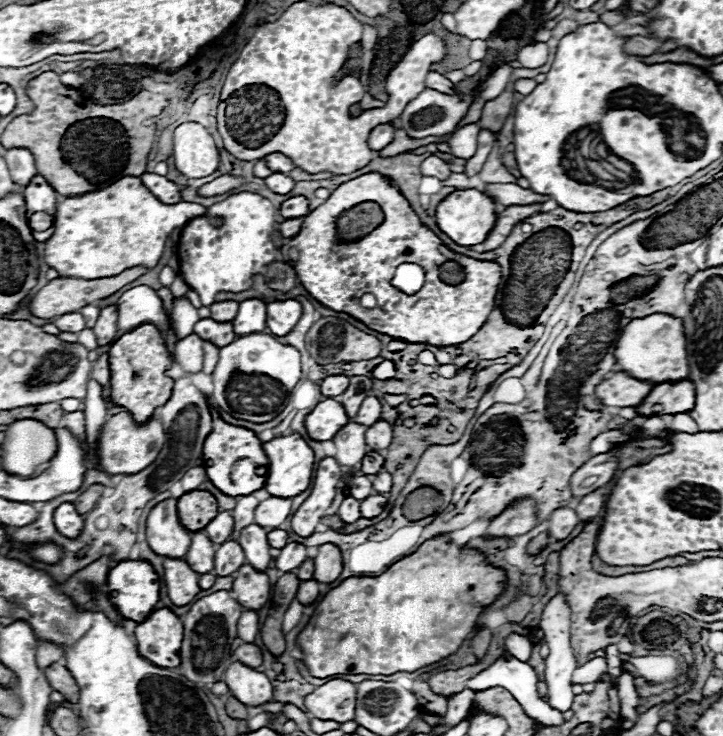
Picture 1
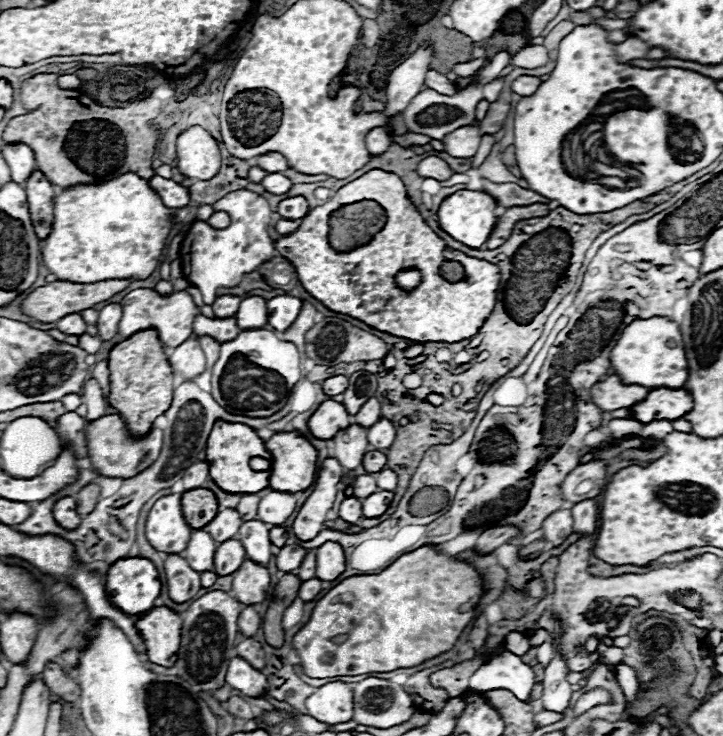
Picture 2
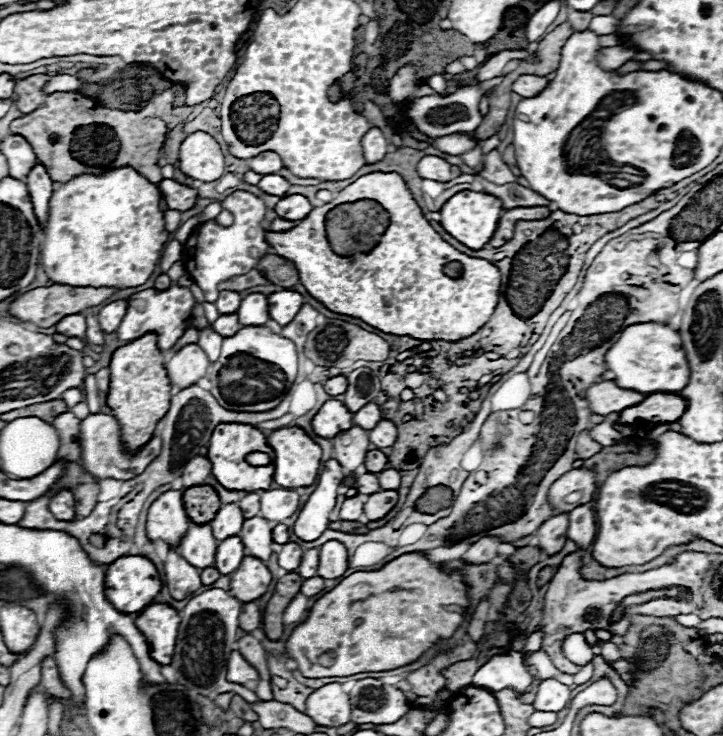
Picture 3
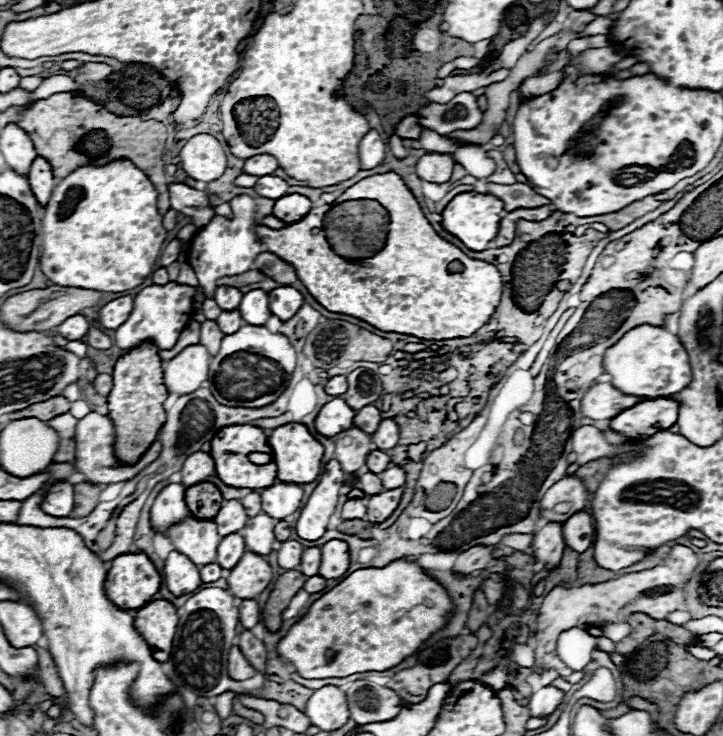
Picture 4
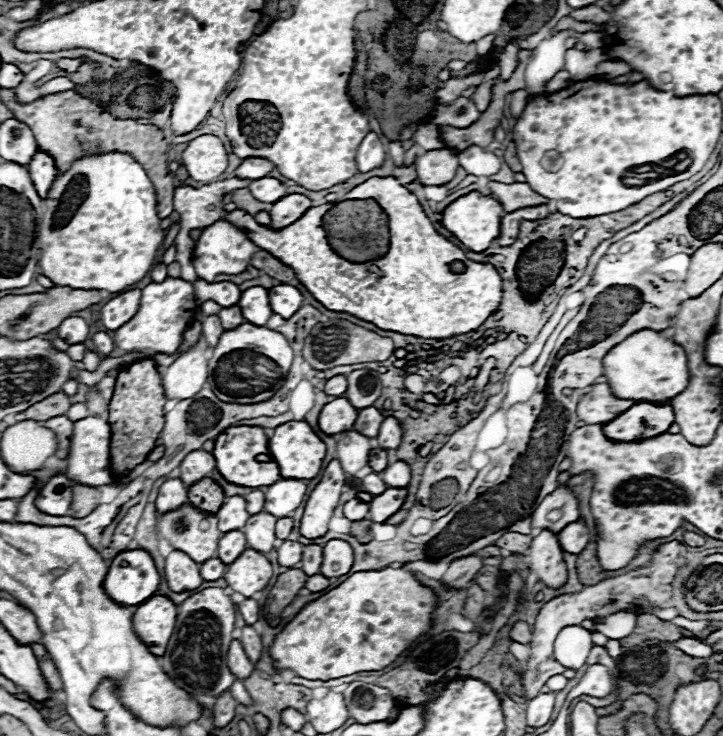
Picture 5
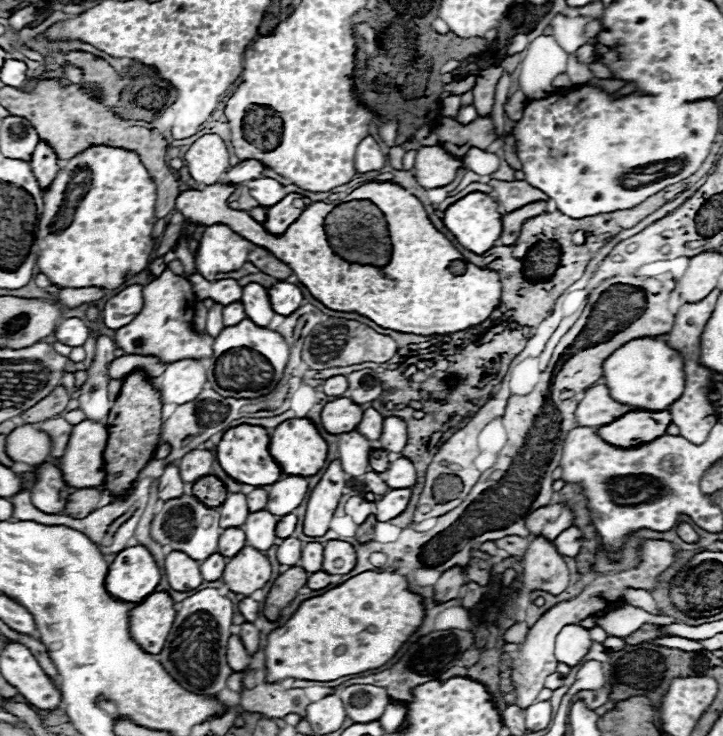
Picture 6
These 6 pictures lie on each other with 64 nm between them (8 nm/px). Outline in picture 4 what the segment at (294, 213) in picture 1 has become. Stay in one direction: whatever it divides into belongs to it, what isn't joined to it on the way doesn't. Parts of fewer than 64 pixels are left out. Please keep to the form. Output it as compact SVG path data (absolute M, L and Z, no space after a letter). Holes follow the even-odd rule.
M288 194L276 200L274 216L286 224L292 224L312 210L312 202L302 194Z

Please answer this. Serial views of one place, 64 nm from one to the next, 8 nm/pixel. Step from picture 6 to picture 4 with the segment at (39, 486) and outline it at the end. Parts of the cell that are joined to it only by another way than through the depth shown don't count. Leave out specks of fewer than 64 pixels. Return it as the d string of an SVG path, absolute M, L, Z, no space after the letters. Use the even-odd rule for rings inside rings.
M58 482L54 484L42 502L42 510L50 516L58 516L58 518L66 518L72 514L74 508L74 492L72 492L72 484L70 482Z

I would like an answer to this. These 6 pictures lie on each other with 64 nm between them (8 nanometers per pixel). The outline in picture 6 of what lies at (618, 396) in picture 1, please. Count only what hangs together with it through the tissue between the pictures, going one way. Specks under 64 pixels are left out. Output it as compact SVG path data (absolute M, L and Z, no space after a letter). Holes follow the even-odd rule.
M598 384L586 390L586 396L576 408L576 420L580 426L598 428L624 416L628 410L630 408L626 408L626 404L618 404L610 396L606 384Z

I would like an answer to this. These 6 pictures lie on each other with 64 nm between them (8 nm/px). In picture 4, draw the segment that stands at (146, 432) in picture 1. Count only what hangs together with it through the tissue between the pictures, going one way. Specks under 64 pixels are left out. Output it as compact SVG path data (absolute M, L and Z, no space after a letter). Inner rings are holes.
M90 412L88 416L84 416L82 420L78 420L76 424L76 434L74 434L74 442L76 442L76 458L74 458L74 466L78 472L82 472L88 482L92 484L110 484L110 482L124 482L134 478L138 472L142 472L150 462L154 462L160 456L162 444L160 440L154 440L154 444L140 456L140 460L132 466L128 464L120 464L116 454L114 454L114 424L108 416L102 416L98 412Z

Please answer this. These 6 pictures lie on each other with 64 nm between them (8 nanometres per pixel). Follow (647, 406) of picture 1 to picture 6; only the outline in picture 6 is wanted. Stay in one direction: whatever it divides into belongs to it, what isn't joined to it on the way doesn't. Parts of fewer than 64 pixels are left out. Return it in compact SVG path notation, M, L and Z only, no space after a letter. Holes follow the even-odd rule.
M630 410L626 416L614 420L614 424L606 424L598 428L598 434L612 446L632 448L644 442L650 442L662 436L672 422L670 412L646 412L646 410Z

